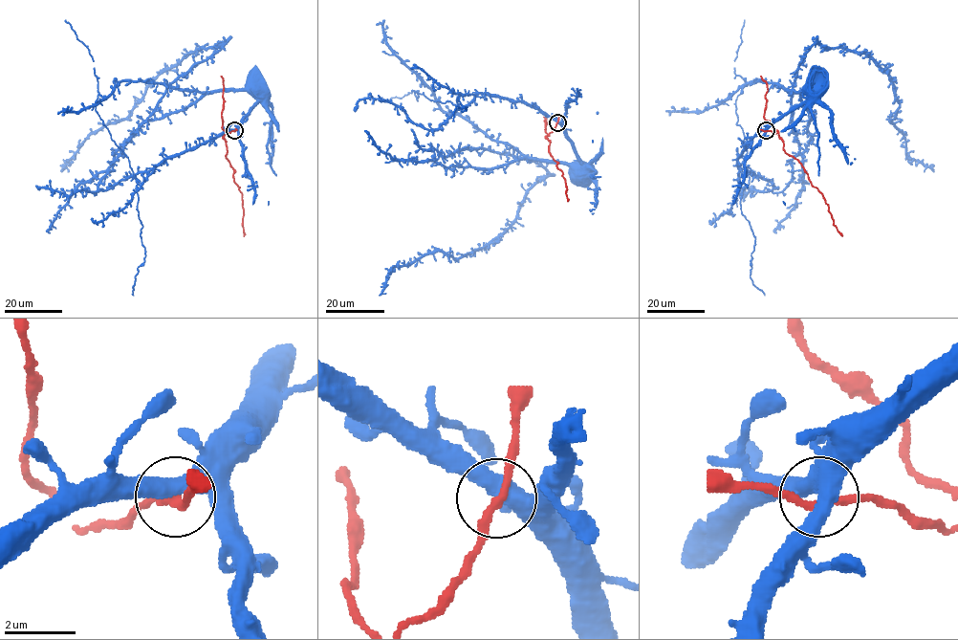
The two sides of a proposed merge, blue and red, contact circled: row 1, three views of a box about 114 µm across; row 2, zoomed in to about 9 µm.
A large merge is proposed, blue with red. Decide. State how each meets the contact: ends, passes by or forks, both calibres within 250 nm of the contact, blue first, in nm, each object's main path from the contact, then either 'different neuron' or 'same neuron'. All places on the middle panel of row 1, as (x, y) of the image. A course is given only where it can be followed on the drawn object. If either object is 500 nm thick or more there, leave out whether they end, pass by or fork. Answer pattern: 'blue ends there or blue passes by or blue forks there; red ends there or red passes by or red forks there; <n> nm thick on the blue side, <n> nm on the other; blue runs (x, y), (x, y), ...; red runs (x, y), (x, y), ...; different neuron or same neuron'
blue passes by; red passes by; 480 nm thick on the blue side, 220 nm on the other; blue runs (557, 121), (571, 142), (582, 170); red runs (557, 121), (547, 138), (550, 142), (549, 153), (565, 181), (567, 201); same neuron

